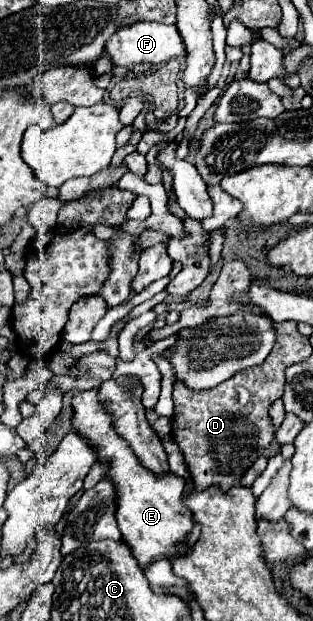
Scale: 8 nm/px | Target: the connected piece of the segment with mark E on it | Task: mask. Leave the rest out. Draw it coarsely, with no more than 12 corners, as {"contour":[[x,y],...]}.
{"contour":[[98,387],[72,397],[116,491],[116,521],[140,567],[176,557],[192,529],[186,481],[146,469]]}

